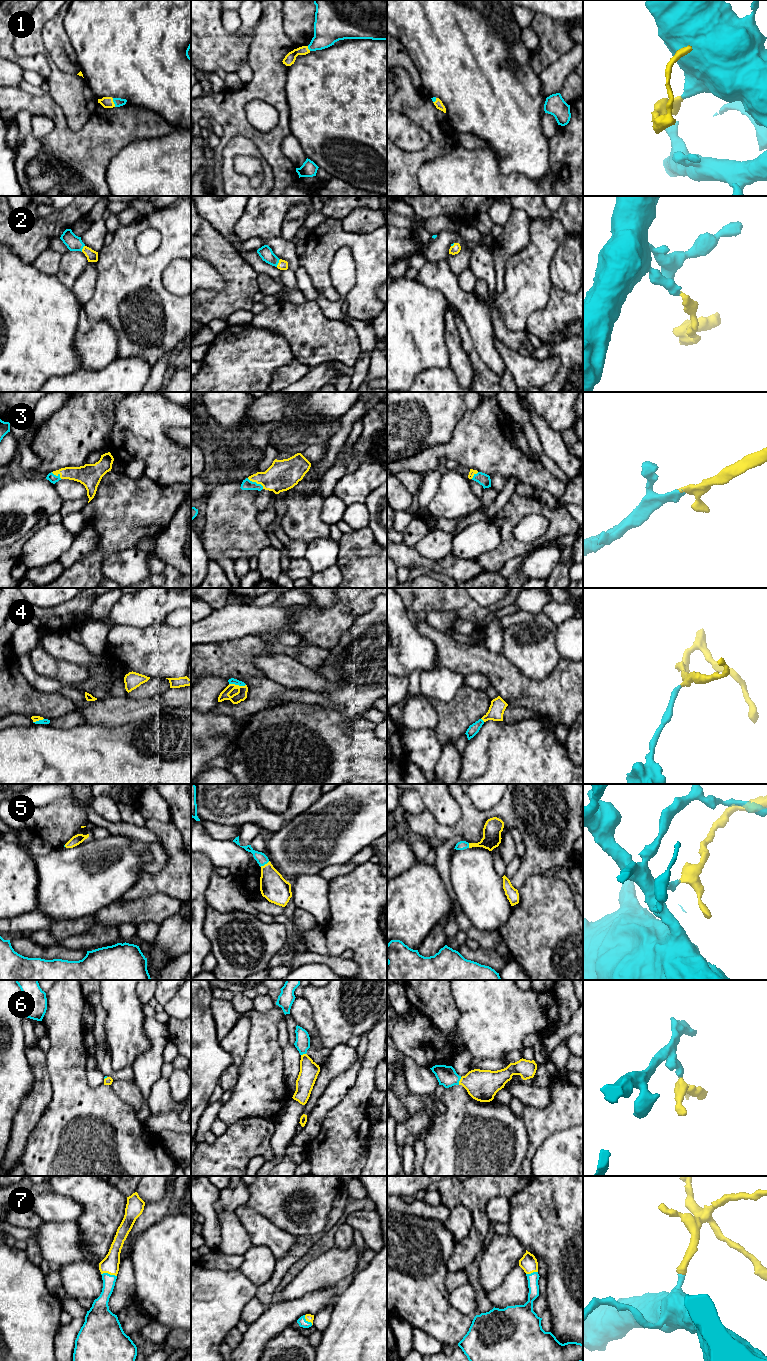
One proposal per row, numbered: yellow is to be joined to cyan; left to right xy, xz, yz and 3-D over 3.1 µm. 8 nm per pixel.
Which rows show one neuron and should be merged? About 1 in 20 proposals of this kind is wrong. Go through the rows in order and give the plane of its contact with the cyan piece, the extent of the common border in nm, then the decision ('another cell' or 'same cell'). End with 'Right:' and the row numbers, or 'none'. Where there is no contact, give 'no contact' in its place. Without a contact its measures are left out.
1: meets cyan in xy; contact 80 nm long; same cell
2: meets cyan in xz; contact 70 nm long; same cell
3: meets cyan in xz; contact 160 nm long; same cell
4: meets cyan in xz; contact 140 nm long; same cell
5: meets cyan in xz; contact 90 nm long; same cell
6: meets cyan in yz; contact 70 nm long; same cell
7: meets cyan in xy; contact 130 nm long; same cell
Right: 1, 2, 3, 4, 5, 6, 7

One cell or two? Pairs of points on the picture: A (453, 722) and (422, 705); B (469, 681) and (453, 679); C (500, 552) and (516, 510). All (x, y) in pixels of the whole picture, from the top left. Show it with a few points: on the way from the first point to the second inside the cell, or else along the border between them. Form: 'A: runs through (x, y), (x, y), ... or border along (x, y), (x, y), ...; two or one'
A: border along (428, 699), (438, 717), (438, 722), (434, 729); two
B: border along (465, 676), (462, 685); two
C: runs through (506, 542), (506, 520); one

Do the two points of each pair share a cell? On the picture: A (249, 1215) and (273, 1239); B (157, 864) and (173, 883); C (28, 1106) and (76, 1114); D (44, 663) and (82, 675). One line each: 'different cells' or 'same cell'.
A: same cell
B: different cells
C: different cells
D: same cell

